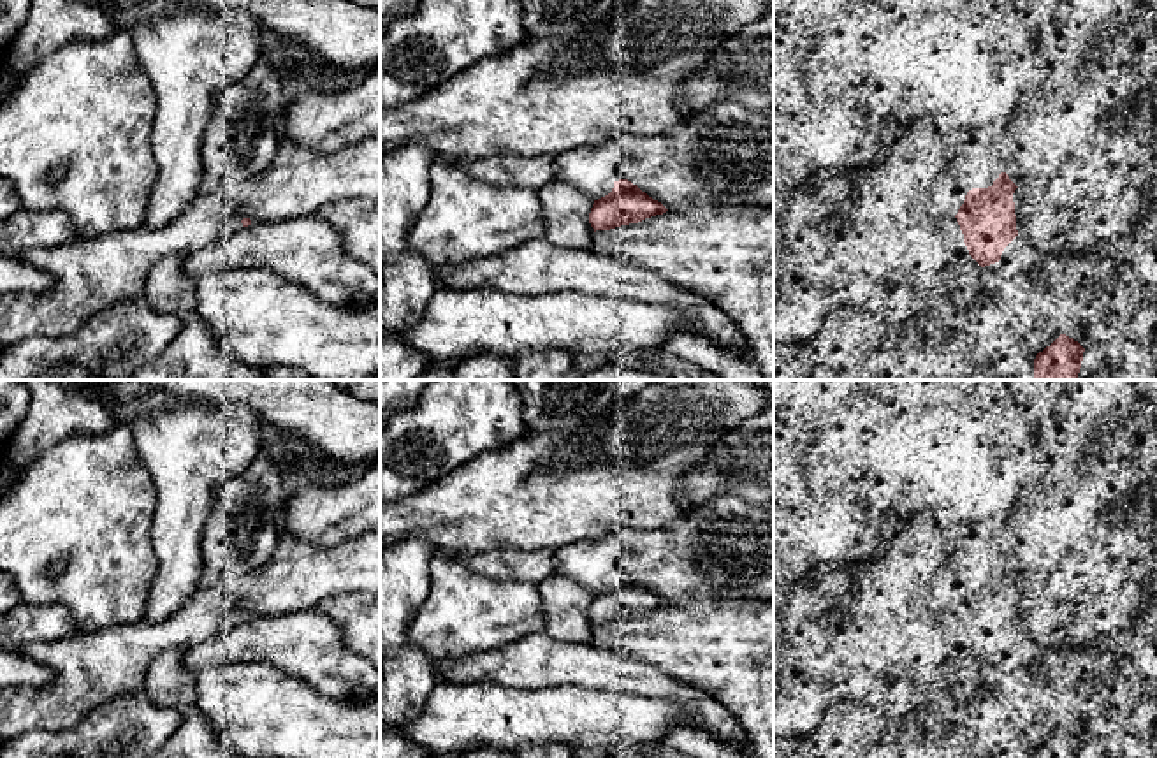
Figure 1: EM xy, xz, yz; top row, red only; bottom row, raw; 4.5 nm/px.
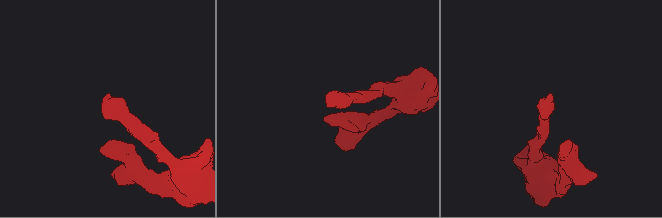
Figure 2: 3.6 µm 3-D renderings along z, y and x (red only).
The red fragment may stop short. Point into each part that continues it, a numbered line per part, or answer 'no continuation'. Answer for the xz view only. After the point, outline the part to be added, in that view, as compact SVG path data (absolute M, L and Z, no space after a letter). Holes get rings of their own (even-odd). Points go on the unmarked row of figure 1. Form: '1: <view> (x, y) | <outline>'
1: xz (602, 639) | M596 624L589 644L600 651L612 651L614 644L608 624Z

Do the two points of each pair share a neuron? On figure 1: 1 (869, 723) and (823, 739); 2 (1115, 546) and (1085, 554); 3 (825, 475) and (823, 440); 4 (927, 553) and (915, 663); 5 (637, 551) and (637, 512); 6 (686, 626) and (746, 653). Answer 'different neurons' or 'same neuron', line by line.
1: same neuron
2: different neurons
3: same neuron
4: same neuron
5: different neurons
6: same neuron

